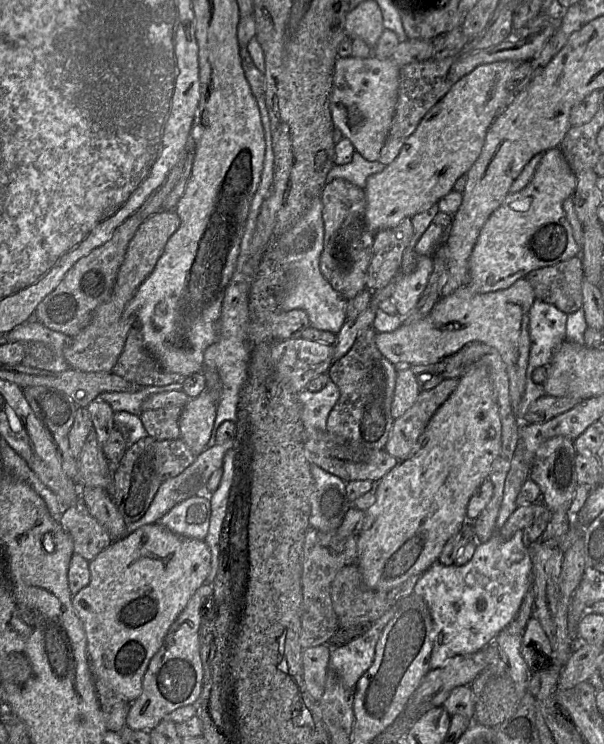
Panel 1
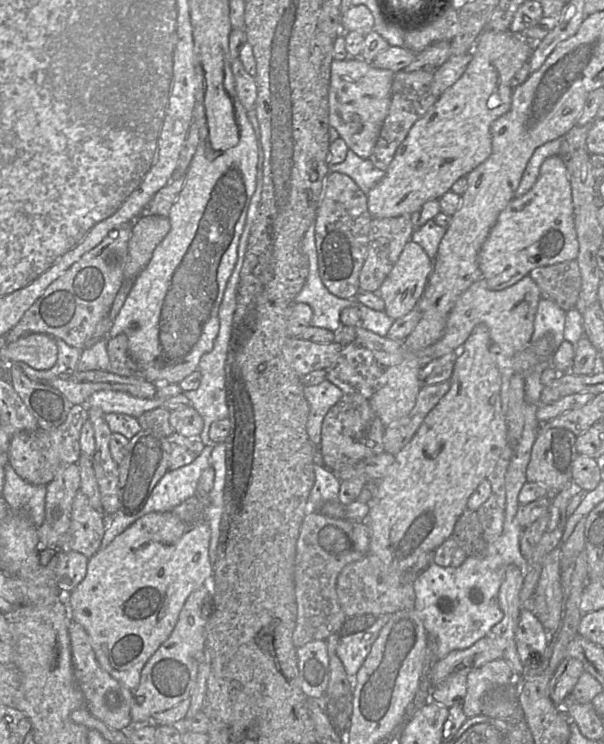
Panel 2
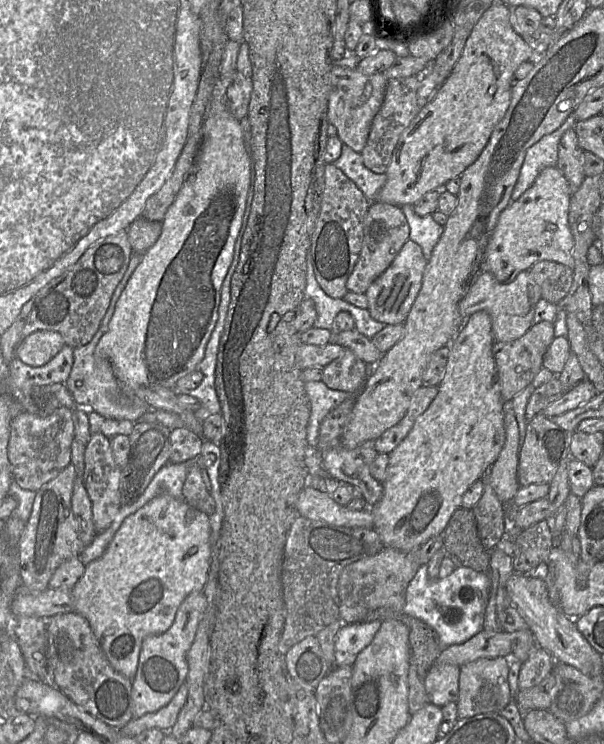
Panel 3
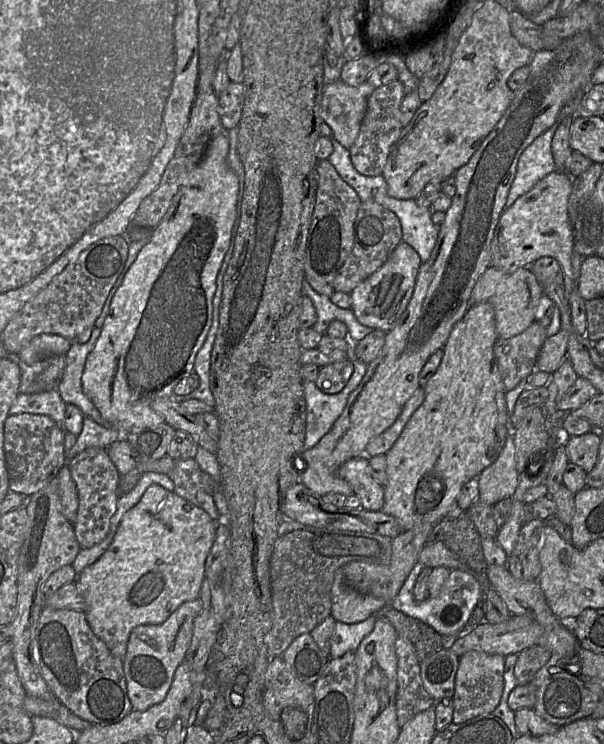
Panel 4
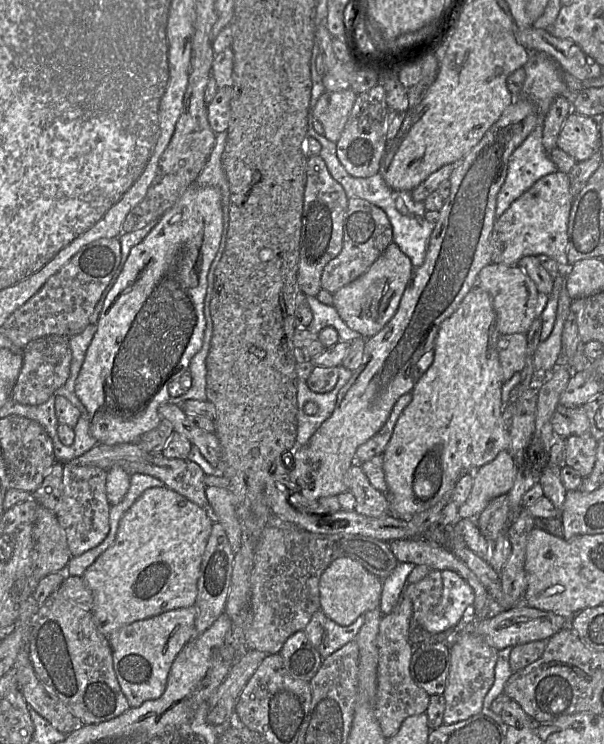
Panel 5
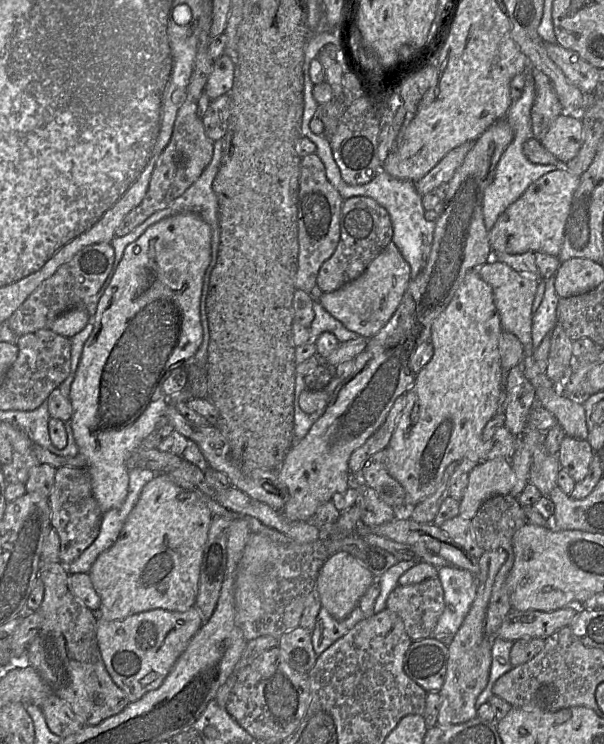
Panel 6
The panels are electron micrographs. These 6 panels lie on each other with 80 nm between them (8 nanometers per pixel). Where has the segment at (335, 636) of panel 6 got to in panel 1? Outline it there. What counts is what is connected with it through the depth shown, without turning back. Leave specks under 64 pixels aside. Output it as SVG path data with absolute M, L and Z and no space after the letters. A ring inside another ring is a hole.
M393 605L365 633L345 645L331 647L330 670L346 688L354 691L360 677L371 666L376 644L396 611L397 605Z

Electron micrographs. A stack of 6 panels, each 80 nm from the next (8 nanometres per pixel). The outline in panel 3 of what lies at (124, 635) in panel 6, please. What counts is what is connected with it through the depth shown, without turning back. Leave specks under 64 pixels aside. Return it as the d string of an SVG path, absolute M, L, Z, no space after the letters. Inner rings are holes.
M203 591L191 593L180 604L173 624L167 631L149 635L143 640L137 671L131 680L134 718L156 712L167 705L186 681L188 675L186 654L194 641L199 620L206 607L207 600Z

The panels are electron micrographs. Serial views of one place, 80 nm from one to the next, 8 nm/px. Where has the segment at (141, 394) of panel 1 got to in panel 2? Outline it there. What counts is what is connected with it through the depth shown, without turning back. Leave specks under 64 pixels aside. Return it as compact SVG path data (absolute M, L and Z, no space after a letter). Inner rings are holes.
M178 384L157 385L154 398L139 398L127 392L116 390L99 390L90 395L87 407L98 407L105 414L119 413L138 418L146 411L162 407L166 398L182 392Z

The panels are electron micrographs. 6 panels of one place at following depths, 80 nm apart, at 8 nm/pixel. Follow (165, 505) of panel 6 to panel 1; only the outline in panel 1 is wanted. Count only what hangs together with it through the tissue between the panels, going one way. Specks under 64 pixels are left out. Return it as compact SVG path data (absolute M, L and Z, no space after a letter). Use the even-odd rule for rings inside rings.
M160 523L146 524L113 541L89 561L89 570L89 584L73 595L72 603L85 630L90 664L95 678L132 703L142 692L143 676L169 628L193 593L206 583L211 572L211 552L204 540L177 535Z

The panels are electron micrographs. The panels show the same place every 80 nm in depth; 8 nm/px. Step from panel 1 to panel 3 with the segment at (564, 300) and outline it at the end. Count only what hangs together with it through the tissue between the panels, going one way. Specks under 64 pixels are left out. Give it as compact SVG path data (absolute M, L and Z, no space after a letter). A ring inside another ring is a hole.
M539 261L529 271L541 288L542 298L555 305L568 295L573 284L574 270L555 261Z

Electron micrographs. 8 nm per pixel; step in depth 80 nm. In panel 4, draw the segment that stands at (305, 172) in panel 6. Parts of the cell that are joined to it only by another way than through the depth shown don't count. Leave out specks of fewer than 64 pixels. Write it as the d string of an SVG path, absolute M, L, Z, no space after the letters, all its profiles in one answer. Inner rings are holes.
M319 160L316 171L318 186L306 240L304 279L317 293L330 297L335 292L334 279L353 249L354 221L362 201L329 160Z

